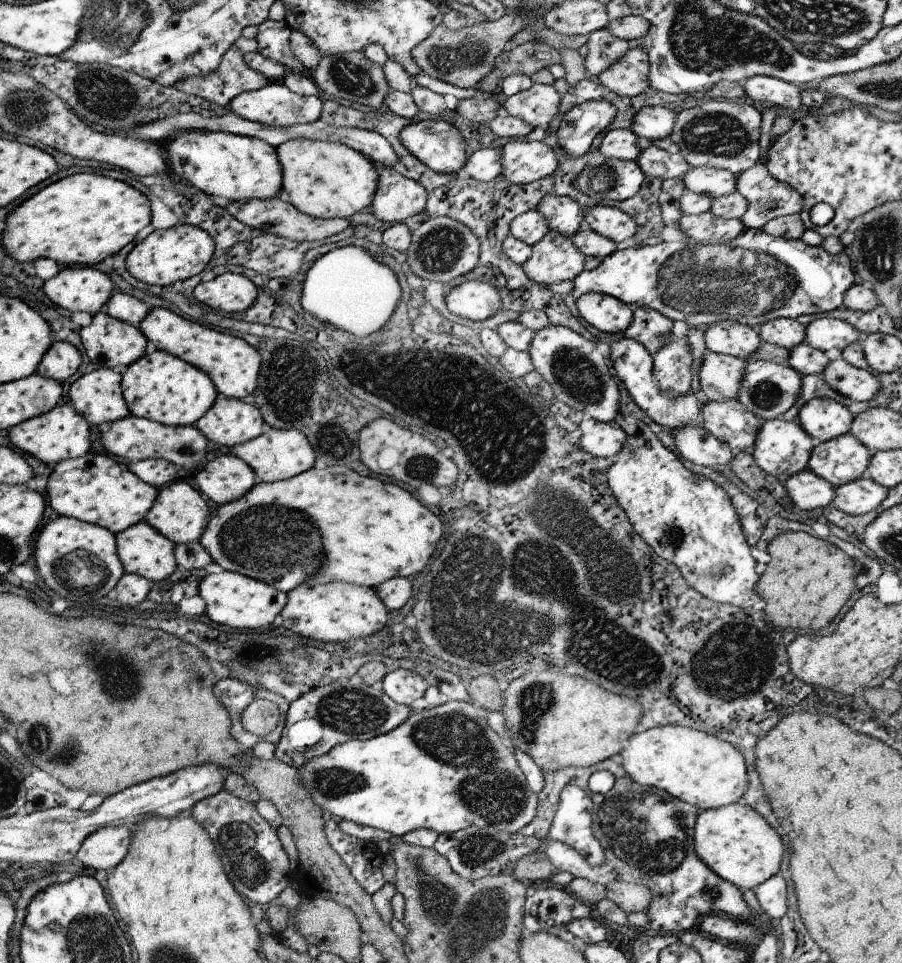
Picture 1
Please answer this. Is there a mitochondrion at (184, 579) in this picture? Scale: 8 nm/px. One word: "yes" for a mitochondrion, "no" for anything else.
no

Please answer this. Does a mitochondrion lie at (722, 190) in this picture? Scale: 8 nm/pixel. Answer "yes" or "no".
no

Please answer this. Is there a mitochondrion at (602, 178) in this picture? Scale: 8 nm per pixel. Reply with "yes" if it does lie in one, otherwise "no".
yes

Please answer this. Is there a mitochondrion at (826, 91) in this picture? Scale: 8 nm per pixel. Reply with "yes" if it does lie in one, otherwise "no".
no

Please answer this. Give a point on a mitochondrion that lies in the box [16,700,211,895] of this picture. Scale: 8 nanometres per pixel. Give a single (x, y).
(65, 749)

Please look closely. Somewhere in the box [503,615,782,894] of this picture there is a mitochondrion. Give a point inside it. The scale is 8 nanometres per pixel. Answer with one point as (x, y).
(644, 833)

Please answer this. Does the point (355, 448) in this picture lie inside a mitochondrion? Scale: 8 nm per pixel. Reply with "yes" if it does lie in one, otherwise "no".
no

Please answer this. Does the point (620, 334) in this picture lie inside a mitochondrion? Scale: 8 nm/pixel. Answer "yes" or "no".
no

